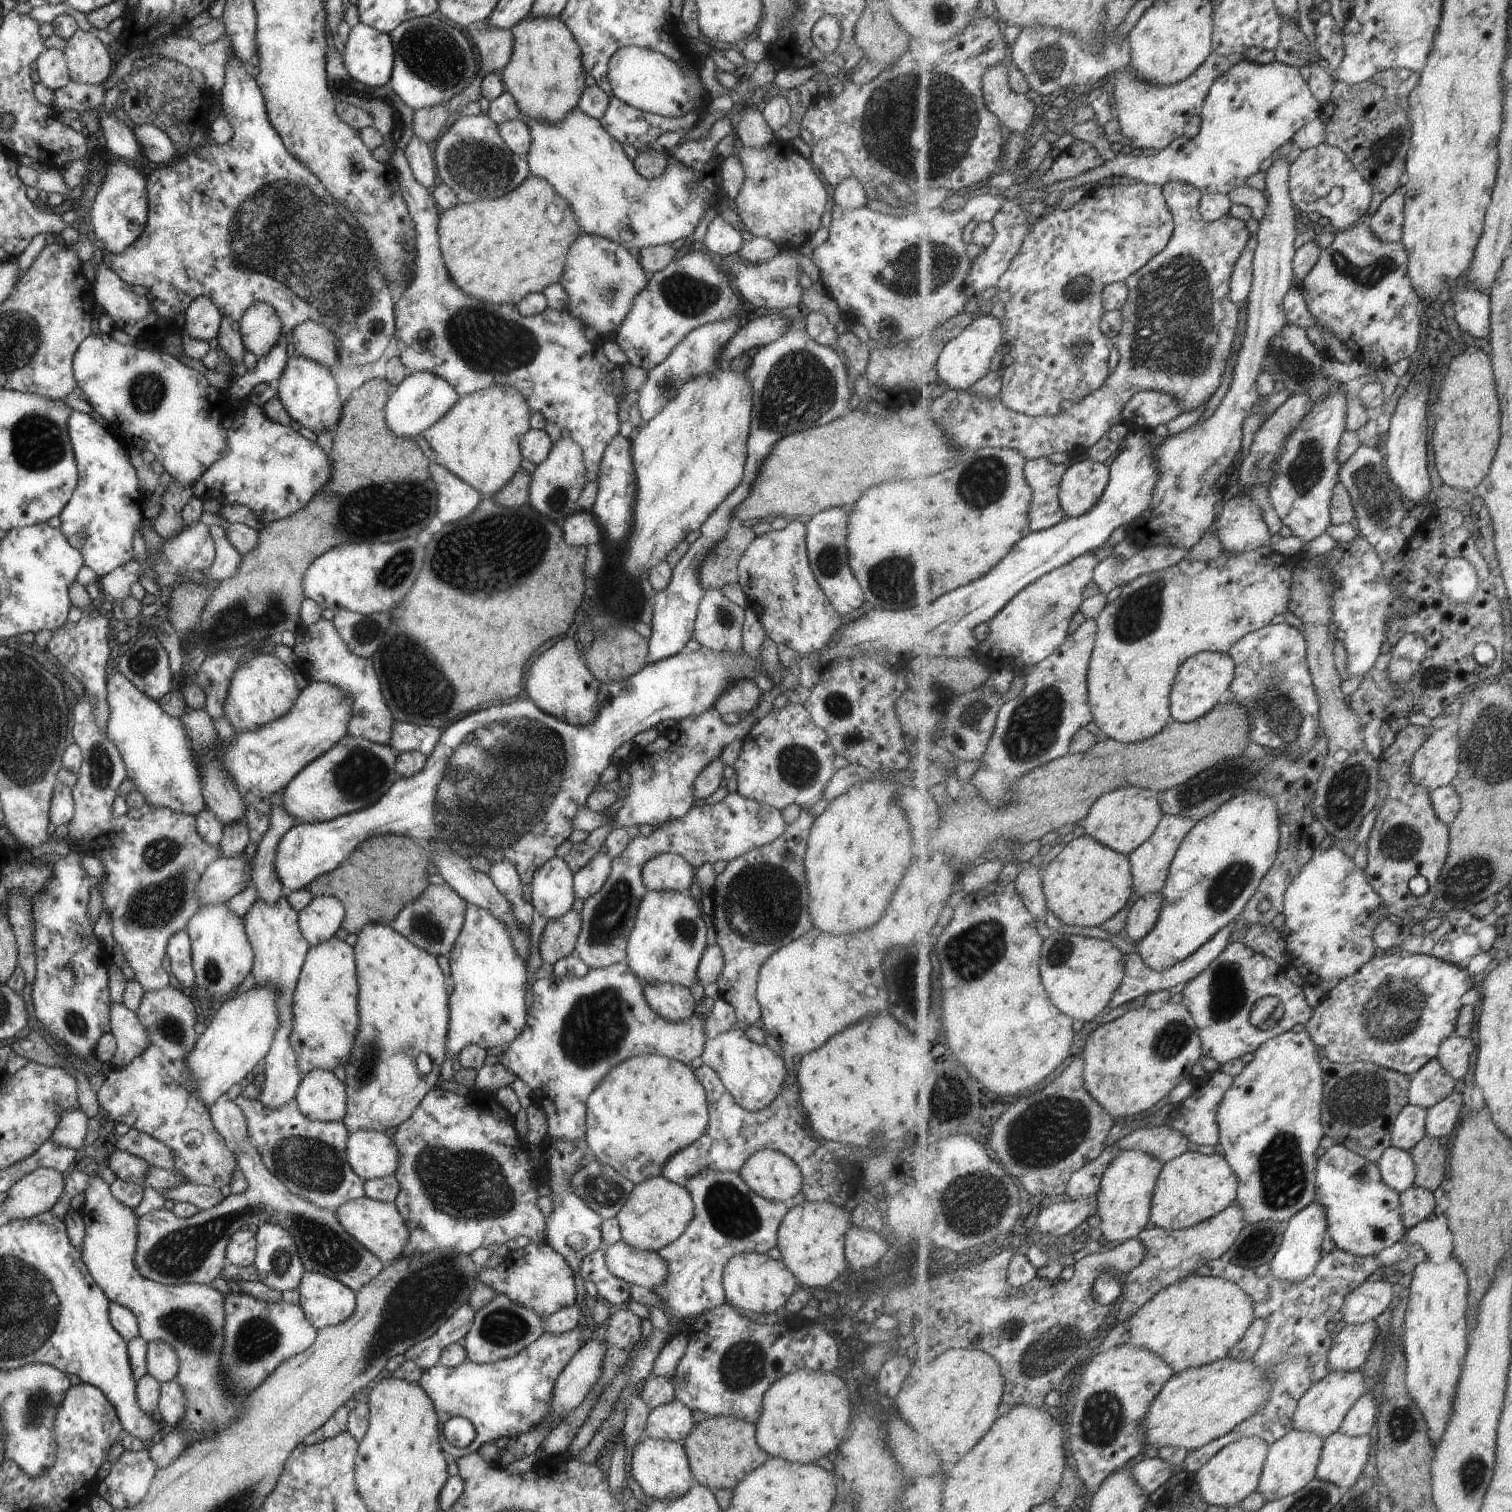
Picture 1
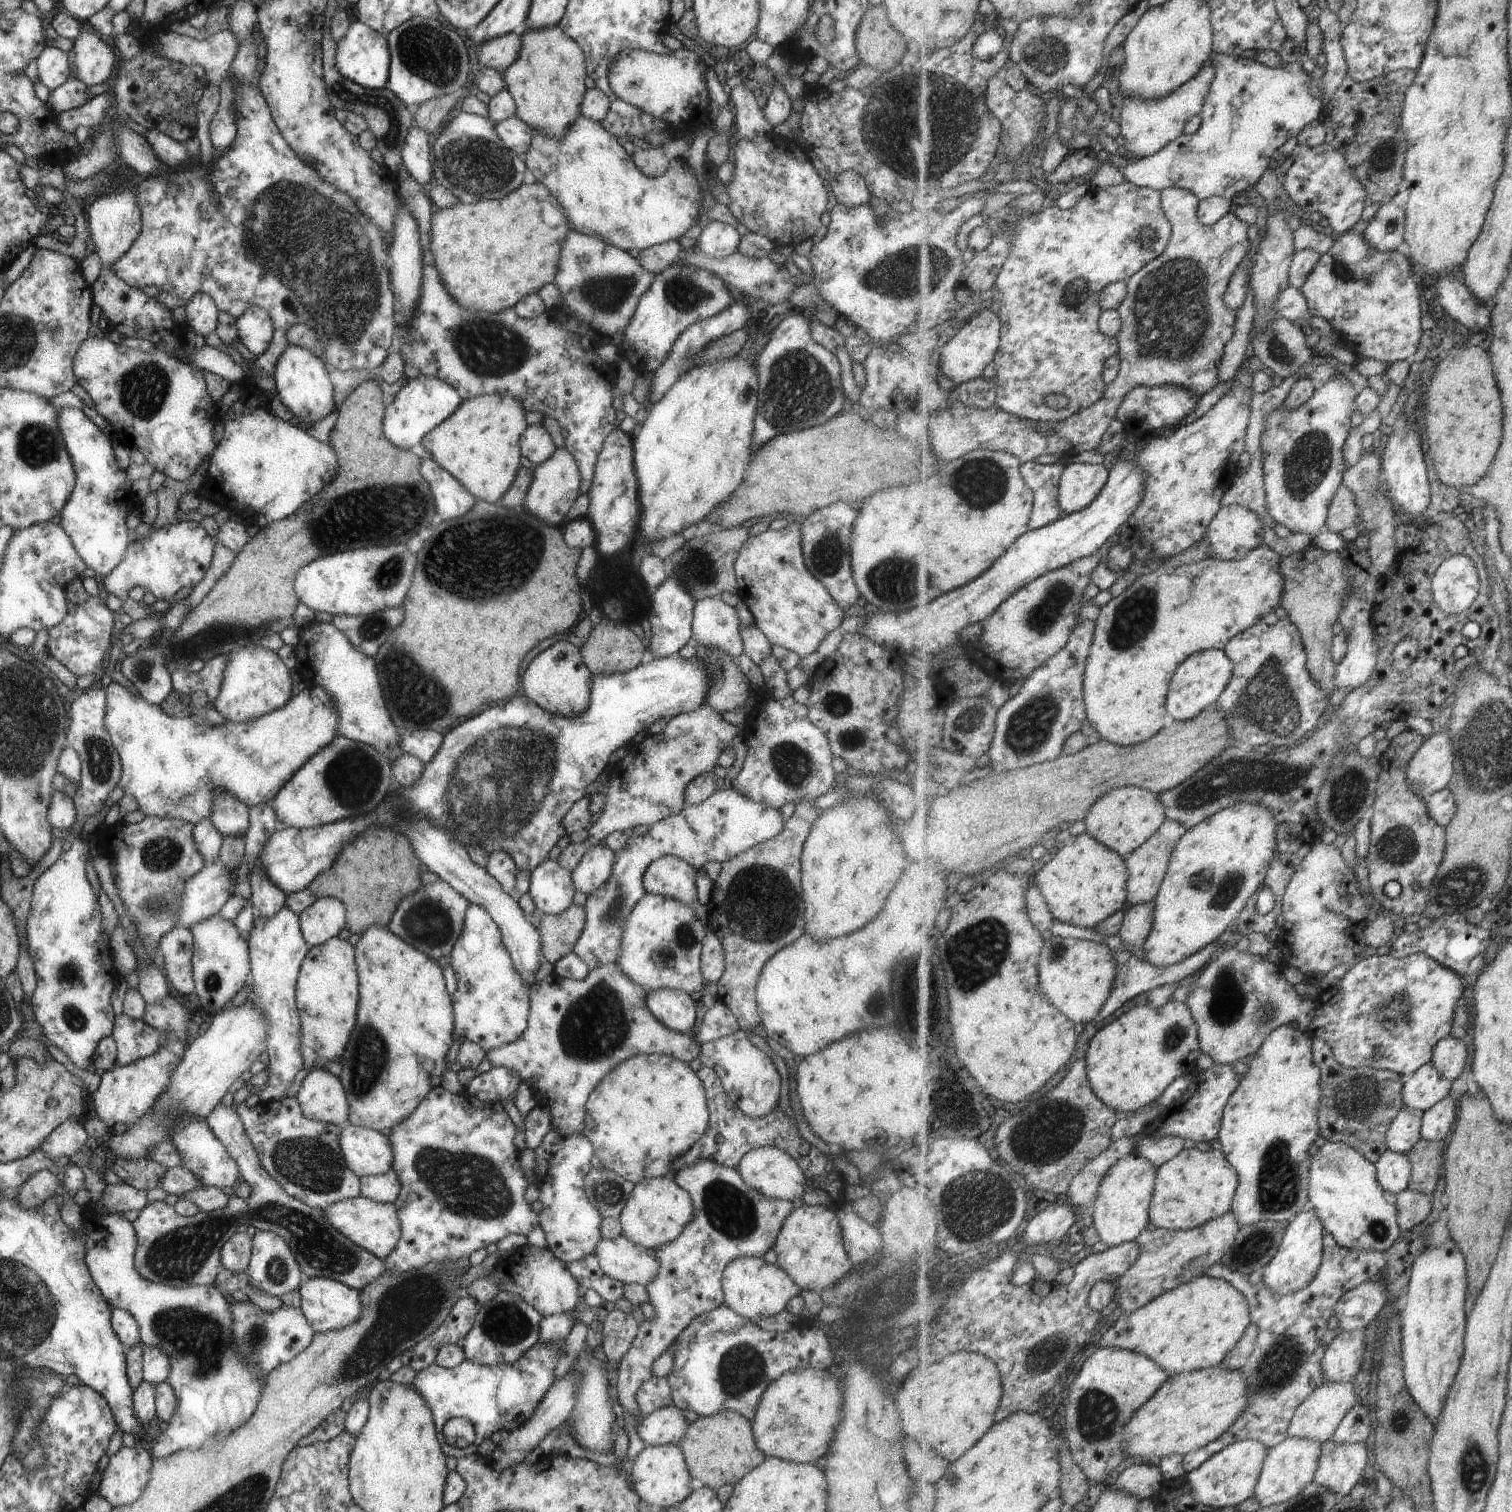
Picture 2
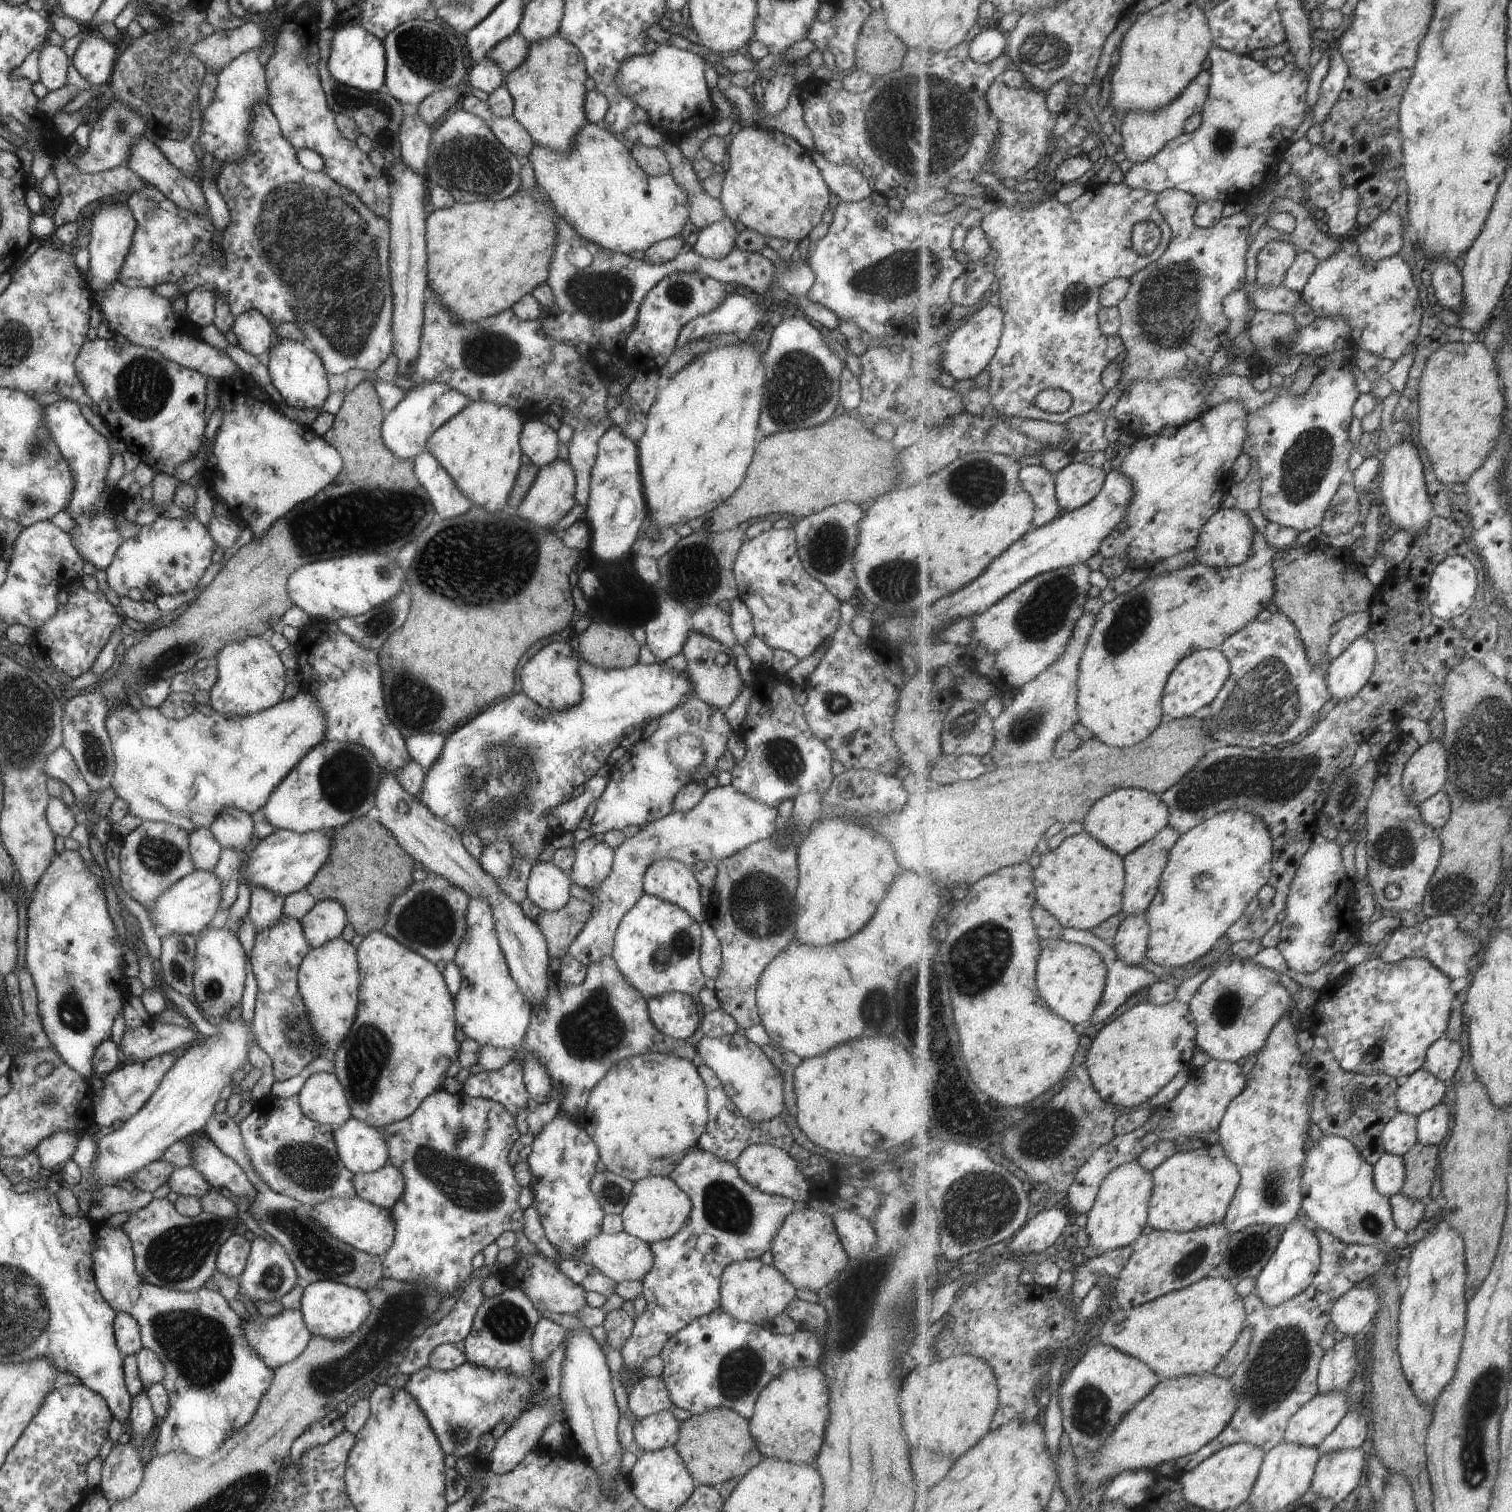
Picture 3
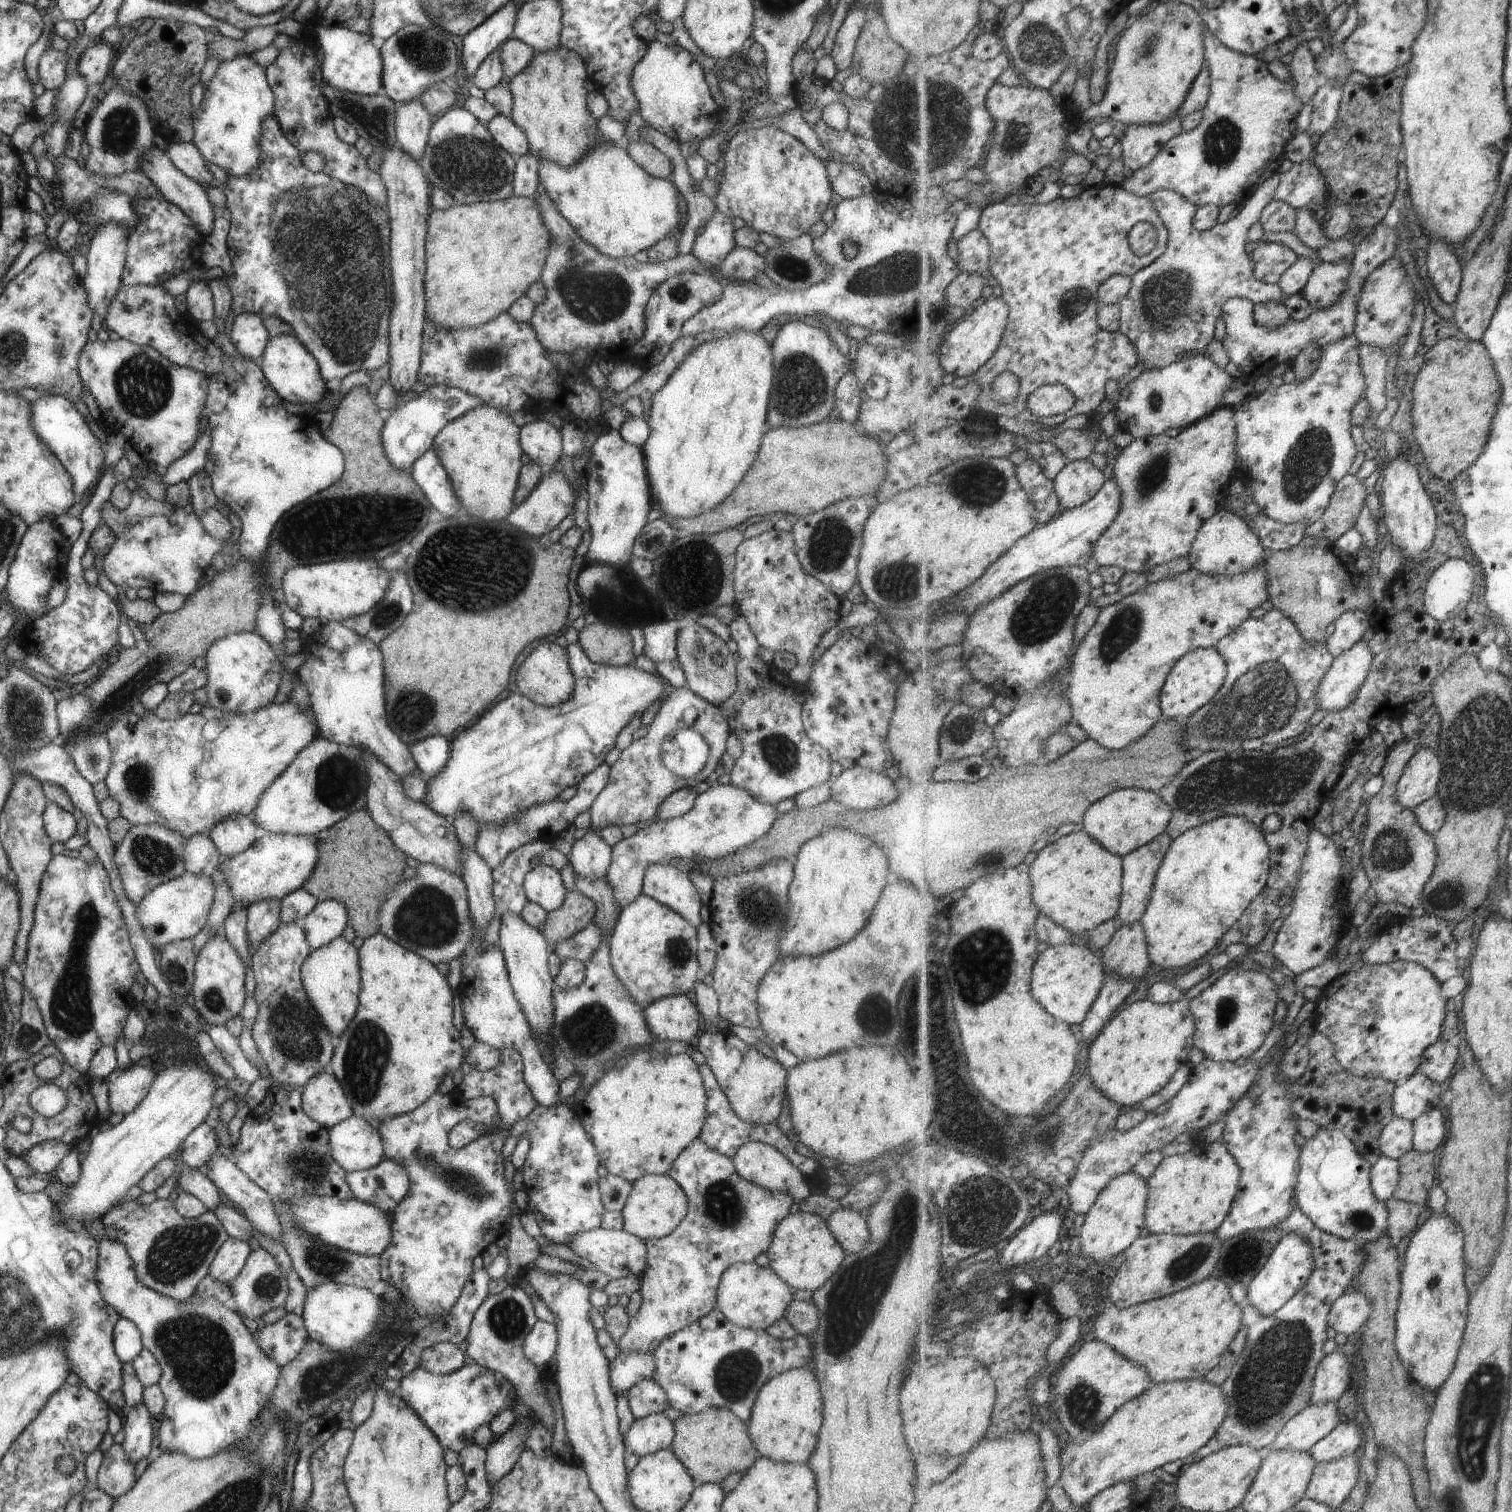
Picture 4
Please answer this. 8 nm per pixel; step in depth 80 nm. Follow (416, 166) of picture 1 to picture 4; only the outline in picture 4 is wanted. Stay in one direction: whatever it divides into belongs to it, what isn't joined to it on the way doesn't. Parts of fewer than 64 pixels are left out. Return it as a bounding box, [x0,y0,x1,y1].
[394,99,431,163]

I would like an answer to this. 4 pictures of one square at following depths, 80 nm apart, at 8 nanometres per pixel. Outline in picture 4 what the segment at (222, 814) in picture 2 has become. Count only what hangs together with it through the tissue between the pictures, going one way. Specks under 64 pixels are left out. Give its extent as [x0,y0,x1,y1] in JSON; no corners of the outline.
[208,815,257,857]

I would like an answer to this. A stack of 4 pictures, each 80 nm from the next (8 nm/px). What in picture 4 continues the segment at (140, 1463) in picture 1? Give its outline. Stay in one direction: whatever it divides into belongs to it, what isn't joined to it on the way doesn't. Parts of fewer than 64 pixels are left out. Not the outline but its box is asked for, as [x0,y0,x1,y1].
[95,1443,135,1499]

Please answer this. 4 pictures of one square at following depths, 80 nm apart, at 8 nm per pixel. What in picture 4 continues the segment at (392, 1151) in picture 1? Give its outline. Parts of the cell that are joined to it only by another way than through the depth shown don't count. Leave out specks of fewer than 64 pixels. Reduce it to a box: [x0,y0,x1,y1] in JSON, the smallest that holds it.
[328,1115,384,1171]

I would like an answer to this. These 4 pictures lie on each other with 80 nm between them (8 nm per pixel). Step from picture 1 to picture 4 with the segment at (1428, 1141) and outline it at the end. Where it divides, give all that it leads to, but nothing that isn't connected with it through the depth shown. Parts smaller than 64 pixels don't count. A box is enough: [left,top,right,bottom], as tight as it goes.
[1394,1150,1435,1205]

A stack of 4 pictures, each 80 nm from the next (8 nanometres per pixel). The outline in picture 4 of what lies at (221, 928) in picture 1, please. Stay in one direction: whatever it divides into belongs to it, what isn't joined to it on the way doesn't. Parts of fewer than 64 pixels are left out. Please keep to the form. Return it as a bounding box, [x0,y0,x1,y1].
[190,934,245,1025]

